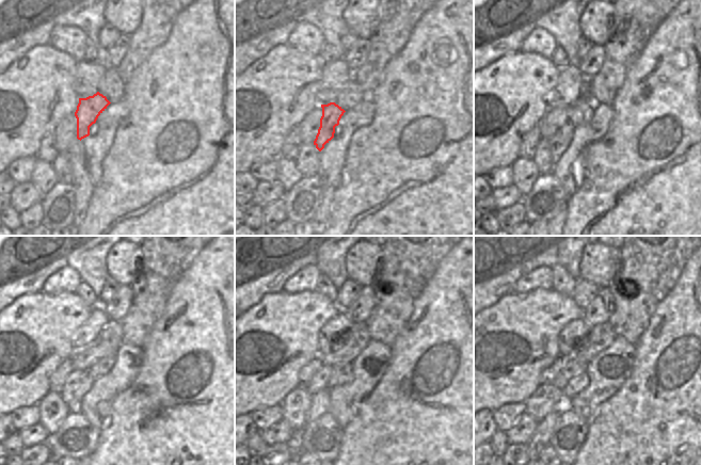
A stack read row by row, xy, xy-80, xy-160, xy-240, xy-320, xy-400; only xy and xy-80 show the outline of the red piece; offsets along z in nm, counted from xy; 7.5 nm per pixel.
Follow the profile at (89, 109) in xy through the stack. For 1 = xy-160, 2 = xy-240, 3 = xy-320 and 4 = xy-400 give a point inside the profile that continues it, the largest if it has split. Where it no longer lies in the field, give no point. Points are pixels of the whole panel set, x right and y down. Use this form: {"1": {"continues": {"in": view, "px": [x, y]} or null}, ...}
{"1": {"continues": {"in": "xy-160", "px": [560, 141]}}, "2": {"continues": {"in": "xy-240", "px": [75, 405]}}, "3": {"continues": {"in": "xy-320", "px": [319, 406]}}, "4": {"continues": {"in": "xy-400", "px": [541, 438]}}}

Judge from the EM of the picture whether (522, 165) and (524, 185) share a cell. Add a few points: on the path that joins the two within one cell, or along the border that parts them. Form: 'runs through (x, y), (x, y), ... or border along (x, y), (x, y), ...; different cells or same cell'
runs through (524, 170), (524, 180); same cell

